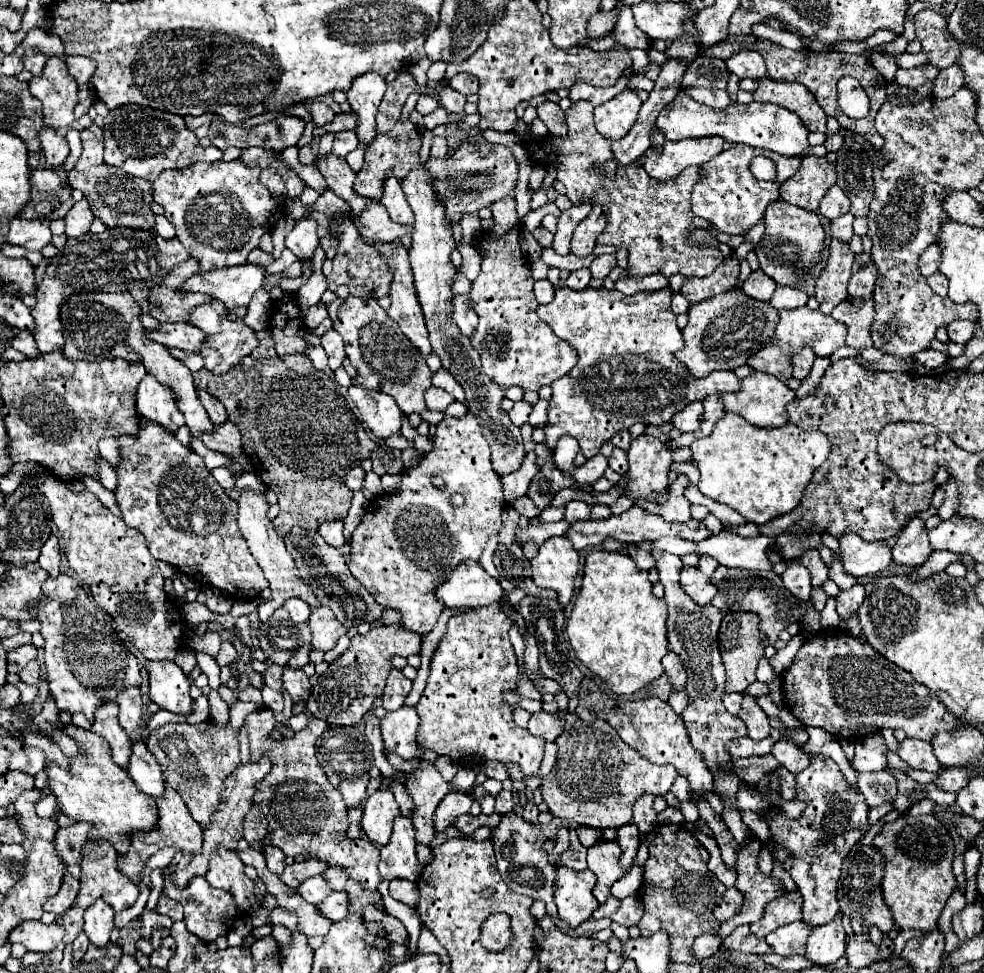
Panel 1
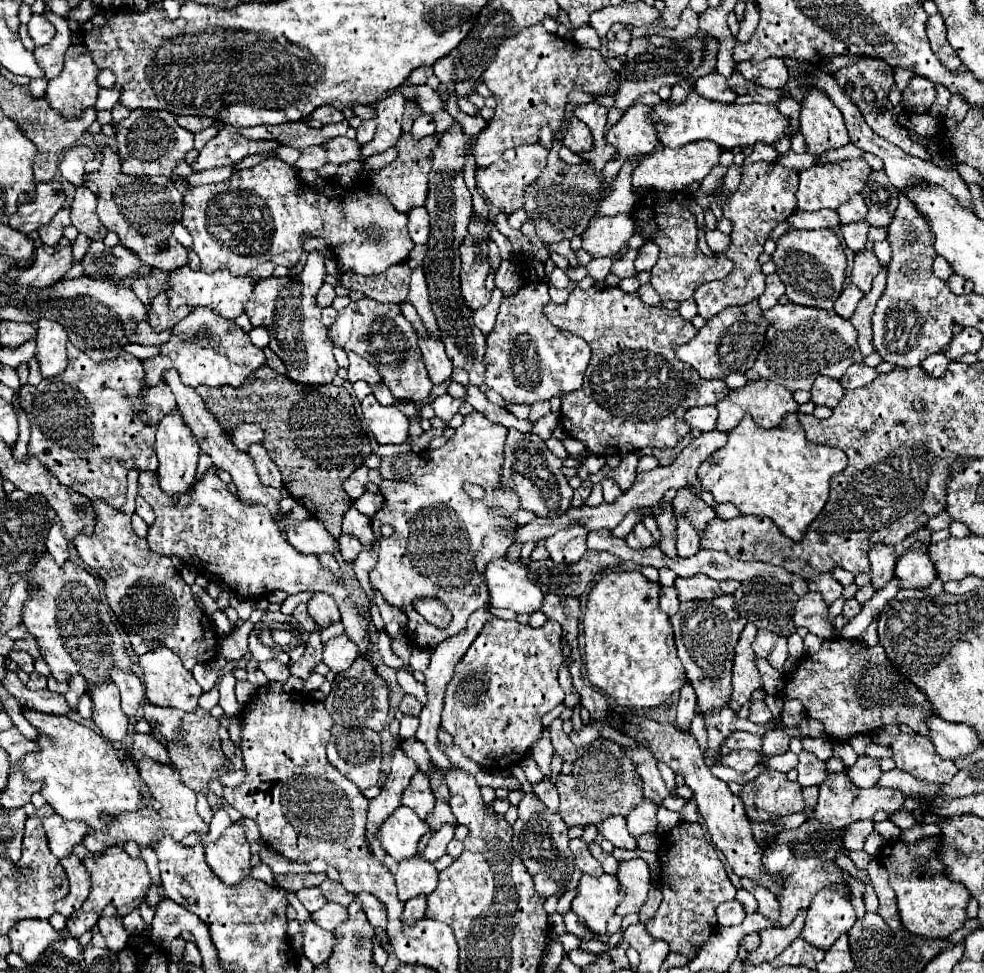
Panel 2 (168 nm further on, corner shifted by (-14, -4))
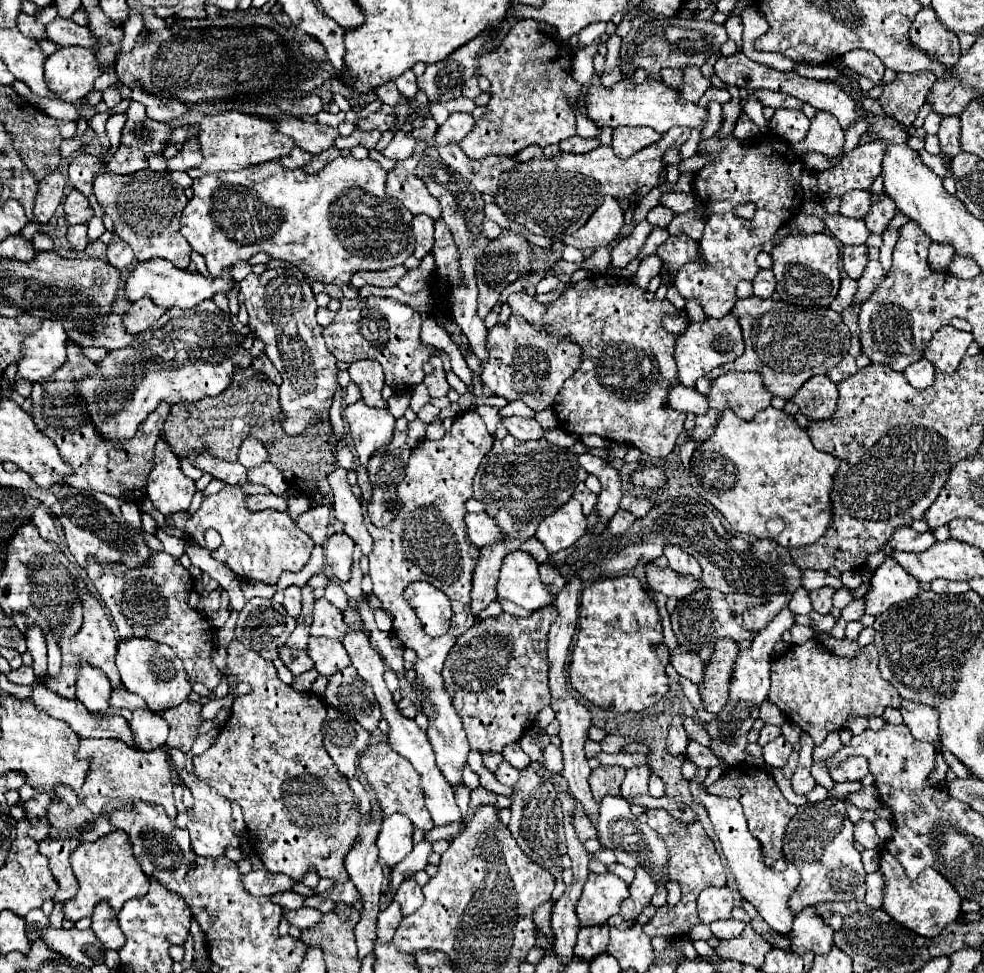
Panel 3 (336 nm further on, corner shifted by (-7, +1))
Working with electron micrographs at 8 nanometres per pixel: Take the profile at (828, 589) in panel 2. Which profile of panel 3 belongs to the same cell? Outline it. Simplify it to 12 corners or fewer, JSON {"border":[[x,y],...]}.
{"border":[[833,589],[809,591],[813,611],[827,615],[833,607]]}

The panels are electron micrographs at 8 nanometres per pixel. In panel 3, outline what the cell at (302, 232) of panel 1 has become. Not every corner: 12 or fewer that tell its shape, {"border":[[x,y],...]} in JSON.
{"border":[[299,271],[239,281],[287,435],[329,419],[337,359]]}

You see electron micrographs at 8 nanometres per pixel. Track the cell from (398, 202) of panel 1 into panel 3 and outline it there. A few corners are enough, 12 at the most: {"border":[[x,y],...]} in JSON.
{"border":[[413,219],[415,257],[421,261],[433,249],[433,219]]}

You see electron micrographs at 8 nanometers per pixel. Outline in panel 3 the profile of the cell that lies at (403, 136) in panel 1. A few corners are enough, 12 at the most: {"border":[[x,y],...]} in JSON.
{"border":[[417,140],[413,155],[397,161],[387,175],[387,195],[413,215],[441,217],[439,201],[415,177],[419,155]]}

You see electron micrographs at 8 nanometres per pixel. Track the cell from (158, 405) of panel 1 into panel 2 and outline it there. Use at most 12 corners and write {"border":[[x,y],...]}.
{"border":[[172,410],[158,424],[160,488],[186,492],[196,478],[198,440]]}

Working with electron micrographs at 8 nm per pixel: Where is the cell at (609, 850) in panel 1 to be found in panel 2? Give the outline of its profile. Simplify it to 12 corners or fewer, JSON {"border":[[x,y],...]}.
{"border":[[642,858],[618,862],[618,916],[638,912],[650,890]]}

